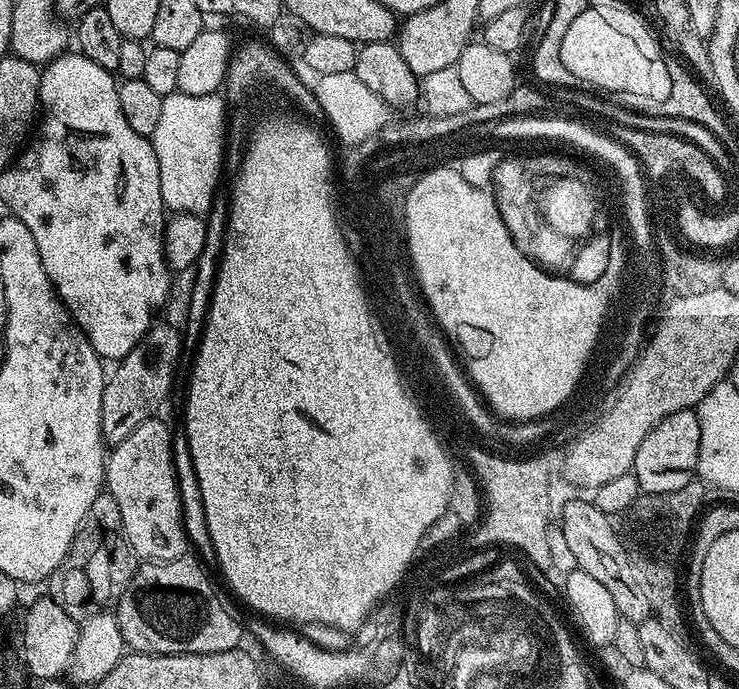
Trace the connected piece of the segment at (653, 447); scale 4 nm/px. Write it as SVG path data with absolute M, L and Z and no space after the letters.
M693 409L678 410L678 414L662 418L662 422L658 422L658 426L654 426L650 434L642 438L642 446L638 446L638 454L632 463L641 493L666 494L670 490L682 490L682 486L692 481L697 475L700 438L698 418Z

